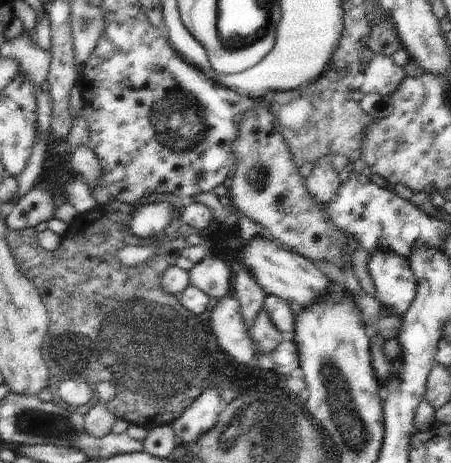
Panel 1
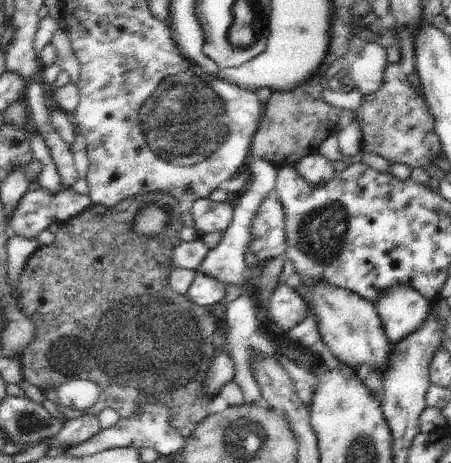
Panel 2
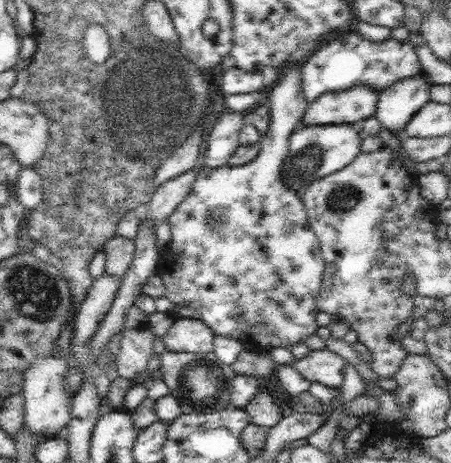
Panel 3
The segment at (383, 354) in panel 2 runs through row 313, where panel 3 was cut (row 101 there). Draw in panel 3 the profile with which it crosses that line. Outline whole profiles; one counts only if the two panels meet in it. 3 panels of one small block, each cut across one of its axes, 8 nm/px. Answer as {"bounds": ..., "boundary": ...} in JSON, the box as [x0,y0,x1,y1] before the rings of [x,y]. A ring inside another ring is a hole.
{"bounds":[295,86,377,130],"boundary":[[[367,86],[349,88],[345,92],[325,92],[313,102],[307,102],[307,110],[295,130],[305,126],[333,126],[351,124],[371,118],[377,106],[377,92]]]}

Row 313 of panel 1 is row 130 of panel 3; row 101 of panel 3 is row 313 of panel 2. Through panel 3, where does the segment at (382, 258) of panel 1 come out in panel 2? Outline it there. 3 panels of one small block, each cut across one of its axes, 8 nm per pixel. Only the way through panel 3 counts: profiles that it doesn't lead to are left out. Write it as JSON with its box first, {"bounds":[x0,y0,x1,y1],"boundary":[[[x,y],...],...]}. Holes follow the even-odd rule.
{"bounds":[375,286,431,346],"boundary":[[[395,286],[383,292],[375,302],[375,310],[381,318],[387,340],[395,346],[425,324],[431,304],[409,286]]]}

